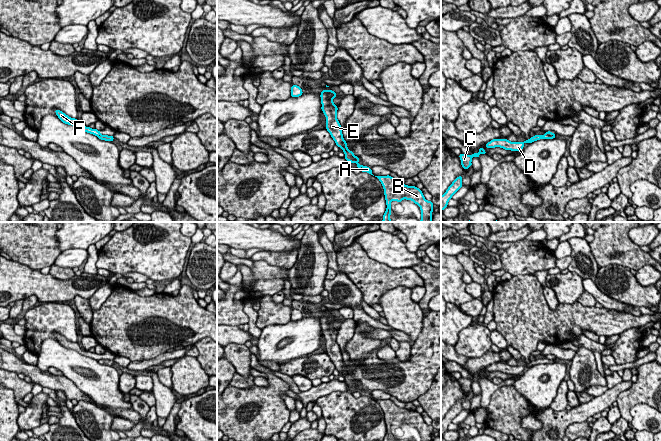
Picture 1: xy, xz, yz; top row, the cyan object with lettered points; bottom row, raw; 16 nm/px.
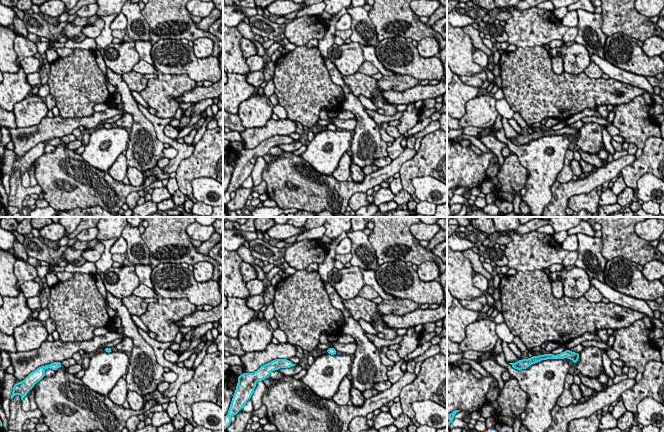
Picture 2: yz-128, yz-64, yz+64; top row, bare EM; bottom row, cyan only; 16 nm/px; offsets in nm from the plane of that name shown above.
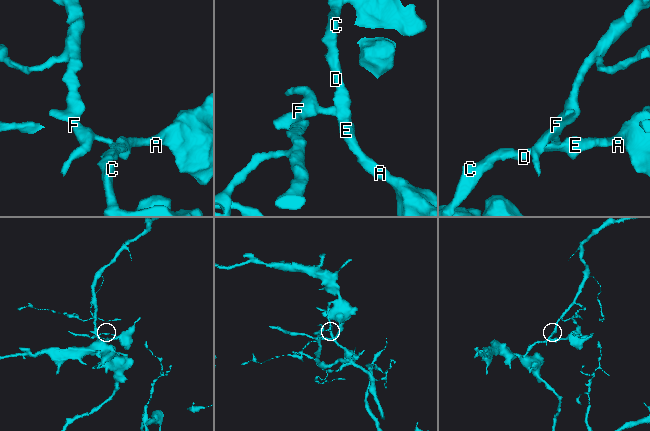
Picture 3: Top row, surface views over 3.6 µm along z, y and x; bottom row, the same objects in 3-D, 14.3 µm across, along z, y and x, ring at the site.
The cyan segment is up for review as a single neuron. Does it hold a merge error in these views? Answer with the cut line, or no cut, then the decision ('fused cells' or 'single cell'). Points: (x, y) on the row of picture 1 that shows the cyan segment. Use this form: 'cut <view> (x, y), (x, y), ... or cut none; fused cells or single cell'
cut xy (100, 134), (97, 136); fused cells

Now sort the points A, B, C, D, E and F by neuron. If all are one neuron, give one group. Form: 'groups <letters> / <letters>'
groups A B C D E / F

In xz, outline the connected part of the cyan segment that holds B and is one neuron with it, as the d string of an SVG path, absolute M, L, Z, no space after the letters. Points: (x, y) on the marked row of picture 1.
M390 175L375 176L381 182L386 200L386 211L383 215L382 222L392 222L391 215L391 202L402 202L403 199L411 200L420 207L421 220L419 222L432 222L433 202L427 201L422 193L422 190L416 186L408 186L398 183Z

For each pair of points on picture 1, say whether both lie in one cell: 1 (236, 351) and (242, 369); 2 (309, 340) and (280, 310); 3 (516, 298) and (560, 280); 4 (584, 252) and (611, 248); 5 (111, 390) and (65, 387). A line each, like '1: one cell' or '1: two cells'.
1: one cell
2: two cells
3: two cells
4: two cells
5: two cells

